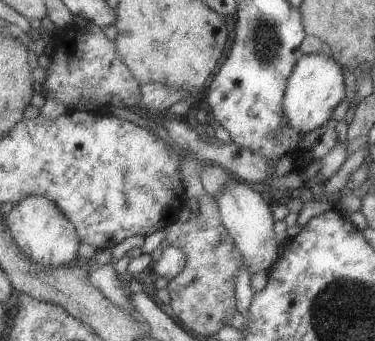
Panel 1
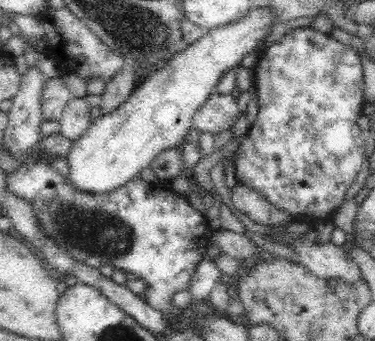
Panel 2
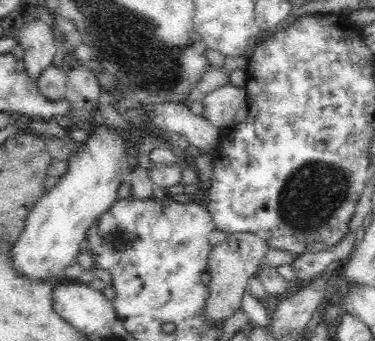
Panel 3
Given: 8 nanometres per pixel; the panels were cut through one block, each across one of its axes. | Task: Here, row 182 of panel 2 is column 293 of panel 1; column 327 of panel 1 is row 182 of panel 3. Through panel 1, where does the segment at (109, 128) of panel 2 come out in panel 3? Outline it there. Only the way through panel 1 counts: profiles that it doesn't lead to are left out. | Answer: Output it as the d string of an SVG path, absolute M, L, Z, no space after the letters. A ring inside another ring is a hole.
M102 124L102 128L96 130L96 134L88 134L88 138L80 144L80 152L76 156L68 158L68 172L56 180L56 184L42 196L42 200L38 200L38 204L34 204L32 212L26 218L26 224L22 228L22 236L18 236L18 240L14 242L14 246L8 250L12 256L12 270L14 274L30 280L30 282L56 282L60 276L64 276L64 270L68 266L74 264L76 256L82 250L82 242L88 236L90 226L98 220L98 216L102 216L106 210L112 208L112 204L118 200L116 198L116 190L120 186L120 182L130 178L130 172L136 168L136 156L138 154L138 146L136 152L128 150L126 146L126 136L122 136L120 132L114 130L114 126Z

